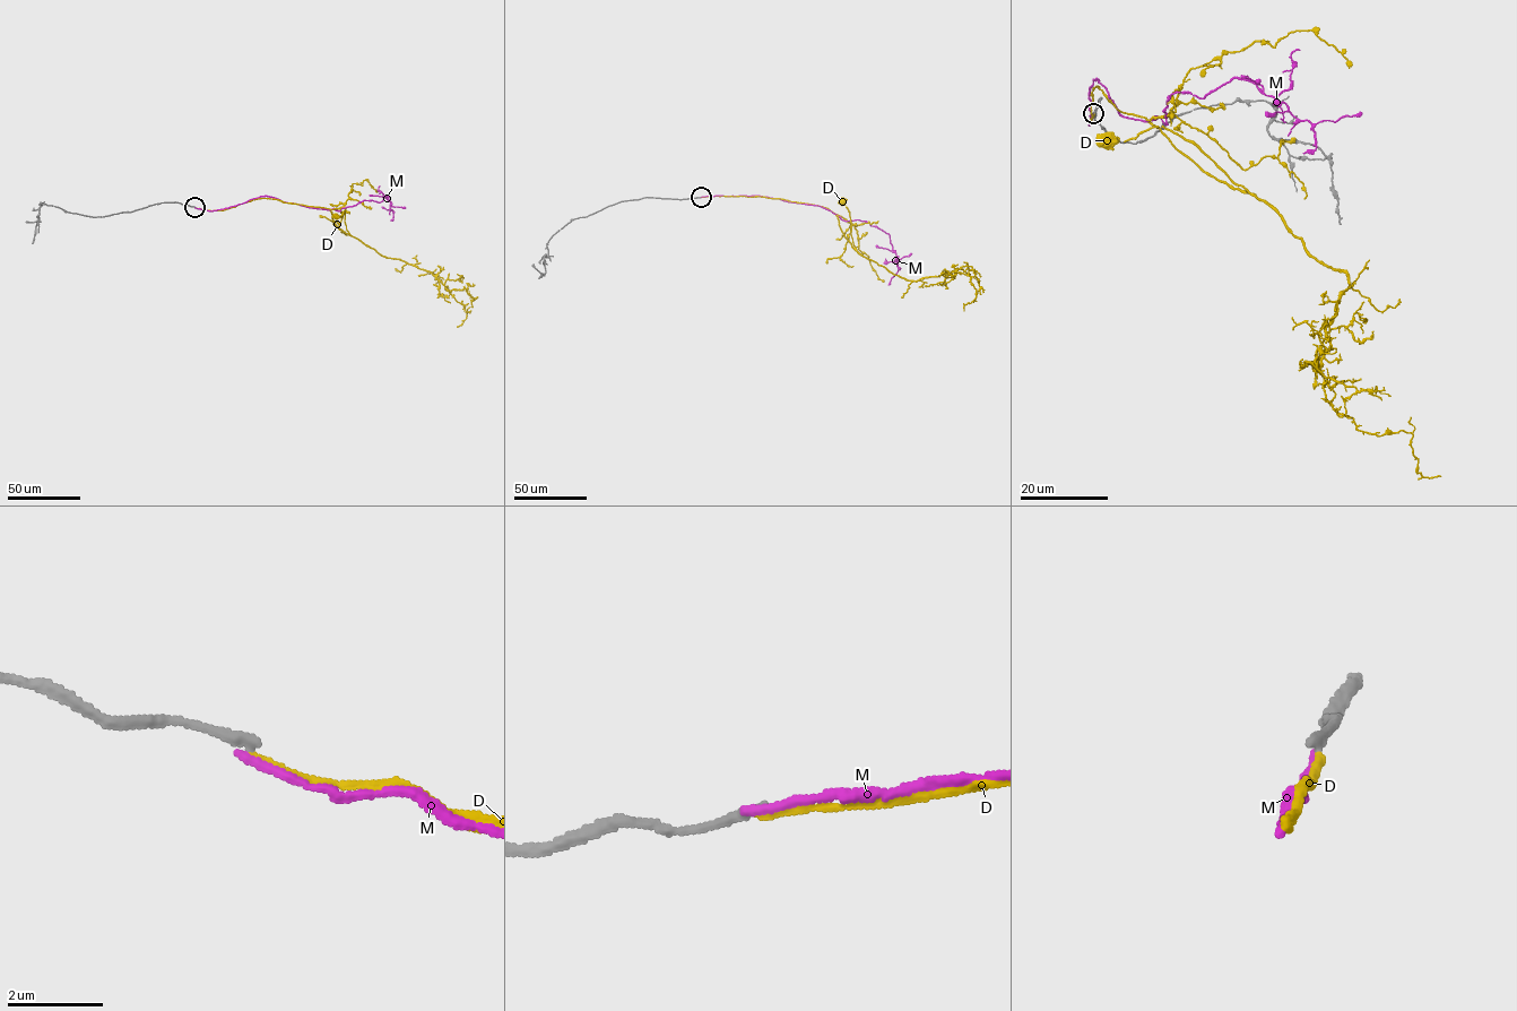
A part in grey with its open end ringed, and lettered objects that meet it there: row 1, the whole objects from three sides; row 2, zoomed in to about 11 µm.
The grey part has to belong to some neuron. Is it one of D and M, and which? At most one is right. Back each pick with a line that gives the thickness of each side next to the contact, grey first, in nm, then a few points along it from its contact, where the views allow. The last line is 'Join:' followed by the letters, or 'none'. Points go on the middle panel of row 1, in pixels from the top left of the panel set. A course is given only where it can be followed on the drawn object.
Join: none

